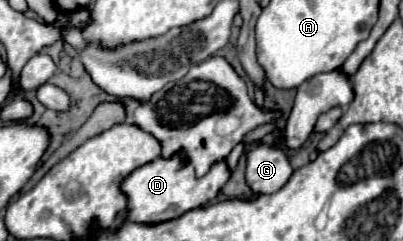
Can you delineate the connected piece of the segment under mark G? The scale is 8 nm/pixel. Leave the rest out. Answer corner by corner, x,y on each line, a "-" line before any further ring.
262,141
248,143
246,149
246,183
256,195
274,193
290,179
292,167
284,151
264,145

